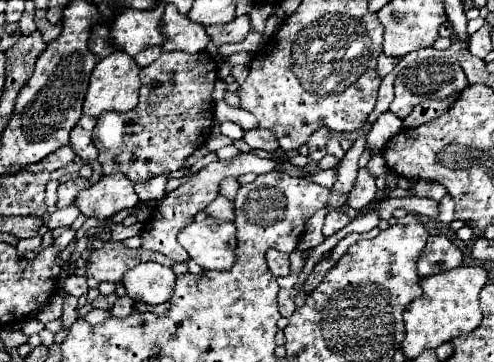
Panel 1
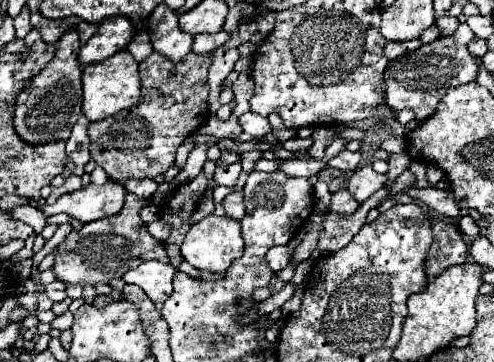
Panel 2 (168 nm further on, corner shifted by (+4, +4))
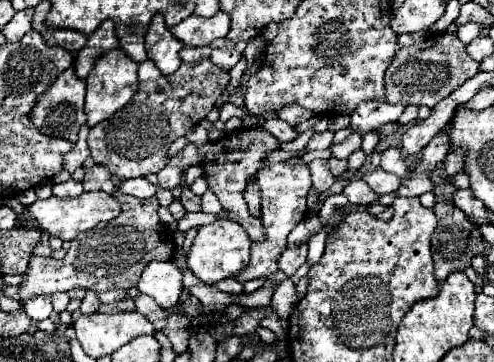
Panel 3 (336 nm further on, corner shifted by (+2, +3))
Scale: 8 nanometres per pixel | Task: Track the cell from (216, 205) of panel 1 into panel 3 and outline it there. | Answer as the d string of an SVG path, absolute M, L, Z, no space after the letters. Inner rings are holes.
M256 182L248 184L248 188L244 192L244 198L246 198L246 204L250 208L250 214L260 216L260 186Z

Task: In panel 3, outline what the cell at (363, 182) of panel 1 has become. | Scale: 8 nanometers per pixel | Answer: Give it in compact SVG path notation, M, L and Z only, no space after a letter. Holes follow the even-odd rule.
M374 170L370 174L364 176L364 180L370 184L370 188L378 194L390 194L390 192L396 192L396 188L400 188L402 180L394 174L388 174L384 170Z

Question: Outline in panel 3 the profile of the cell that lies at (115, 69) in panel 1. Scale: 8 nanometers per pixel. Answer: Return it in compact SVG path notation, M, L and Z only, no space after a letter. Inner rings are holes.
M120 48L104 52L104 56L96 60L92 72L86 78L86 104L84 104L88 116L86 124L96 126L98 122L110 118L116 110L126 106L136 92L138 92L138 64L130 60L124 52L120 52Z

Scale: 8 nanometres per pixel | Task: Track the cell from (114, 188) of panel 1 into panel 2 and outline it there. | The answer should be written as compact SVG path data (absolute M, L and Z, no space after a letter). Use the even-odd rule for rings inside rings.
M106 181L104 185L90 183L88 187L82 187L74 193L66 193L54 205L44 203L40 209L44 211L44 215L68 213L80 223L90 223L118 213L124 201L126 201L126 189L122 187L122 183Z

